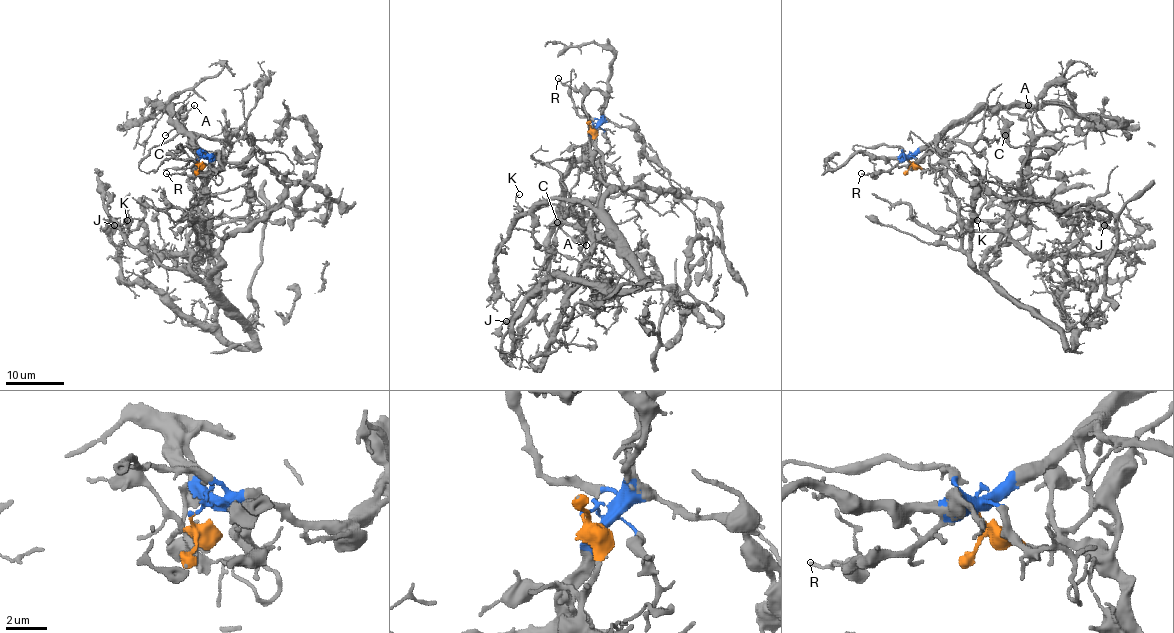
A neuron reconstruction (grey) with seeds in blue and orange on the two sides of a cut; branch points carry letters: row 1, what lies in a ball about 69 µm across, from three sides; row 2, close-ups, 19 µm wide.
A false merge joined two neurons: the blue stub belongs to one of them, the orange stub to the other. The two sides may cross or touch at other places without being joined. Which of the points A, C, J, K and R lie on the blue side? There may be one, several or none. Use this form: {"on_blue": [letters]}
{"on_blue": ["A", "R"]}

